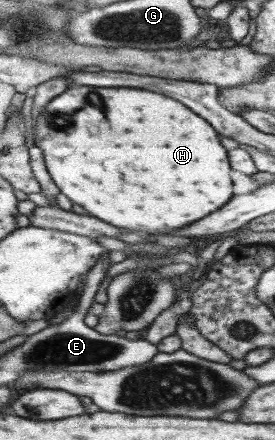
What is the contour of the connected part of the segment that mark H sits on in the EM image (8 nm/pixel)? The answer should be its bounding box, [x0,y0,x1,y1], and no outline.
[33,86,232,232]

